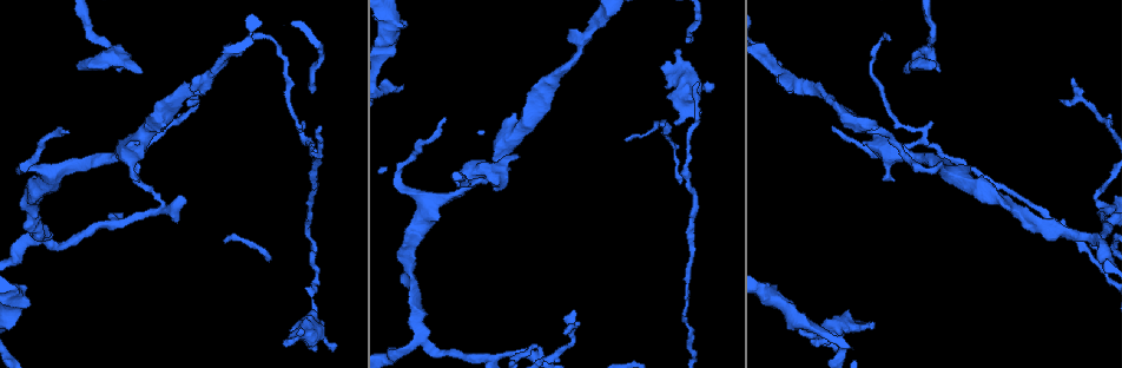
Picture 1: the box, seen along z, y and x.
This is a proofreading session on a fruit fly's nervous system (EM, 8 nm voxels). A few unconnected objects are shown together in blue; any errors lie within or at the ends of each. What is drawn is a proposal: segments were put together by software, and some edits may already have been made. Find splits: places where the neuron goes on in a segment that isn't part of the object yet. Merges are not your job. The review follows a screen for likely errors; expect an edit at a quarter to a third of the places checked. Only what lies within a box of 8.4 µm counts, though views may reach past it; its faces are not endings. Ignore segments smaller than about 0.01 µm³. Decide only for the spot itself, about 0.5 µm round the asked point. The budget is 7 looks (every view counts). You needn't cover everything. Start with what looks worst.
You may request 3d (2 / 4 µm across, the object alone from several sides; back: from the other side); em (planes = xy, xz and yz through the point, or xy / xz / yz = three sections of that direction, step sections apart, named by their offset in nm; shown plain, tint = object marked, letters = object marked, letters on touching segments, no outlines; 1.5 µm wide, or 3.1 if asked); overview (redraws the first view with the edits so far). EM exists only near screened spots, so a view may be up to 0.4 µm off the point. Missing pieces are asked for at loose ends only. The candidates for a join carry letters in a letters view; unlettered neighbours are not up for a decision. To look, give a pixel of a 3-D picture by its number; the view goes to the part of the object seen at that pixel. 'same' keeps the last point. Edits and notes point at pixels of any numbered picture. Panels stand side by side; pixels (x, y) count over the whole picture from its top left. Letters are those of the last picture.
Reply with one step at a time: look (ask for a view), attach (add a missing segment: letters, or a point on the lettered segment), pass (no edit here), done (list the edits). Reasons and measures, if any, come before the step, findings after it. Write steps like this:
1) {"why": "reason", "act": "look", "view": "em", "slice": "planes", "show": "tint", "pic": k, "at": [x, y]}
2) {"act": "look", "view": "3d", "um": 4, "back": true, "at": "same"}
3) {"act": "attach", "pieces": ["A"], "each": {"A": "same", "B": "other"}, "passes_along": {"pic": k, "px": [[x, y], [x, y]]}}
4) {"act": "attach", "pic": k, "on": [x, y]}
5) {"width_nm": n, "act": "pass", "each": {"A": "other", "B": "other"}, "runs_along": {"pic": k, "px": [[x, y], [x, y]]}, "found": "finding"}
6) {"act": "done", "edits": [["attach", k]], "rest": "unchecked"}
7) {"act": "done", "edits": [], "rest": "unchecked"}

{"why": "an open end", "act": "look", "view": "em", "slice": "planes", "show": "tint", "pic": 1, "at": [81, 67]}

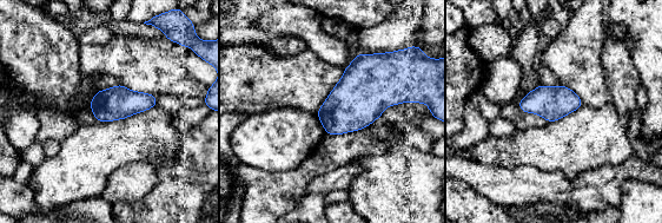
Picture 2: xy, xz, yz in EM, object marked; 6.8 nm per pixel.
{"why": "what lies round it", "act": "look", "view": "em", "slice": "planes", "show": "letters", "at": "same"}

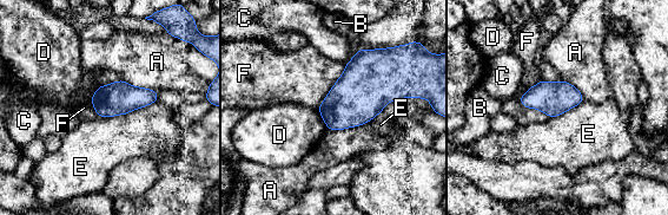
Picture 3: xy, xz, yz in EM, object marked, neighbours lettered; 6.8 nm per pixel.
{"width_nm": 220, "act": "pass", "each": {"A": "other", "B": "other", "C": "other", "D": "other", "E": "other", "F": "other"}, "border": {"pic": 3, "px": [[541, 79], [520, 102], [548, 116]]}, "found": "none of them fits"}

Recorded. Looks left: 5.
{"why": "branch stops here", "act": "look", "view": "3d", "um": 4, "pic": 1, "at": [675, 121]}

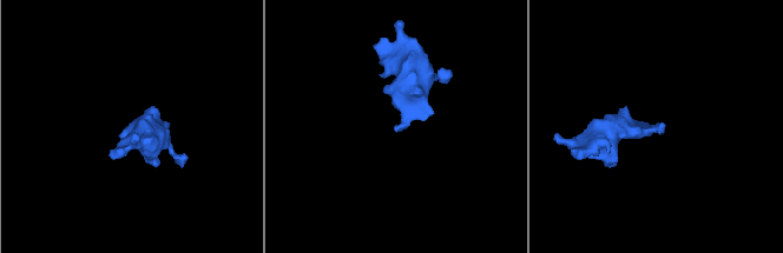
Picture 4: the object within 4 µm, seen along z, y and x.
{"act": "look", "view": "em", "slice": "planes", "show": "letters", "pic": 4, "at": [396, 125]}

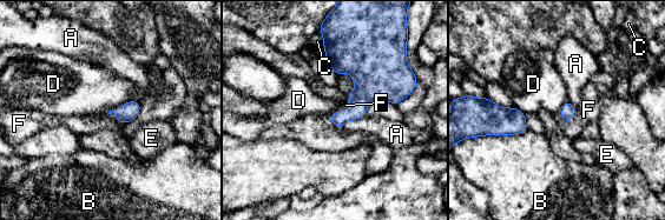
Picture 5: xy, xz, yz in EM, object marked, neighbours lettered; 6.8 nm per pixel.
{"act": "attach", "pieces": ["F"], "each": {"A": "other", "B": "other", "C": "other", "D": "other", "E": "other", "F": "same"}, "passes_along": {"pic": 5, "px": [[373, 82], [347, 108], [346, 105]]}, "found": "the neuron continues"}

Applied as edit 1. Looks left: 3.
{"why": "see it whole again", "act": "look", "view": "overview"}

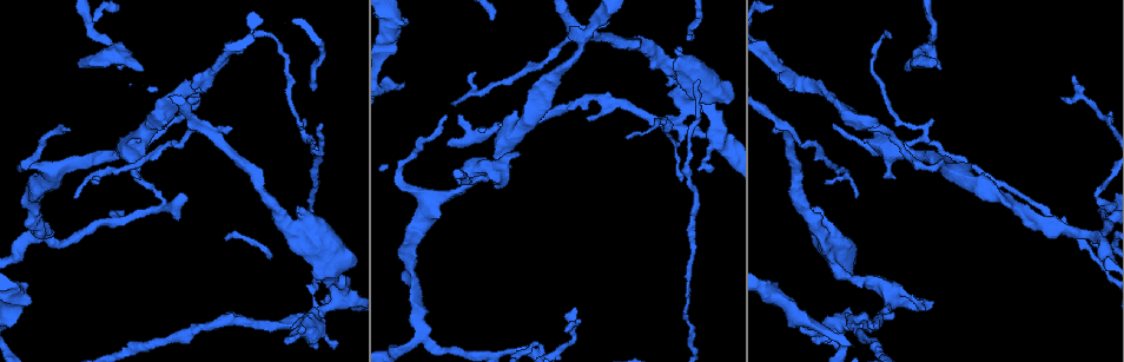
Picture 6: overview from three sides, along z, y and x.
{"why": "end of a long branch", "act": "look", "view": "em", "slice": "planes", "show": "letters", "pic": 6, "at": [445, 115]}

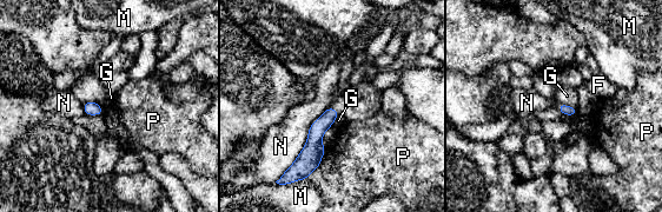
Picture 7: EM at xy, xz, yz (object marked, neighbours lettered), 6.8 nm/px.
{"act": "pass", "each": {"F": "other", "G": "other", "M": "other", "N": "other", "P": "other"}, "runs_along": {"pic": 7, "px": [[333, 112], [316, 131], [305, 172]]}, "found": "no lettered segment goes on from it"}

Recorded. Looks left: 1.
{"act": "done", "edits": [["attach", 5]], "rest": "unchecked"}

